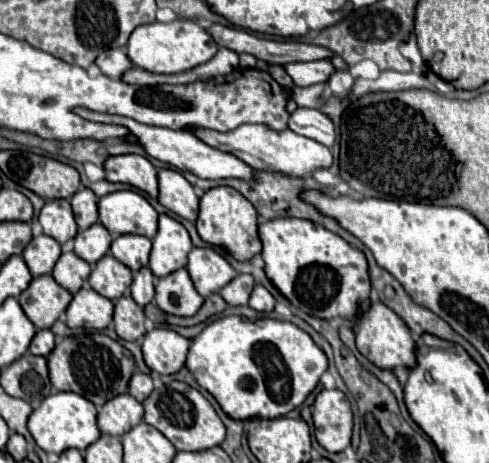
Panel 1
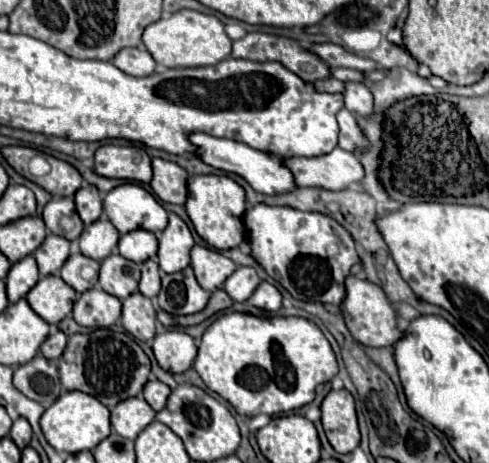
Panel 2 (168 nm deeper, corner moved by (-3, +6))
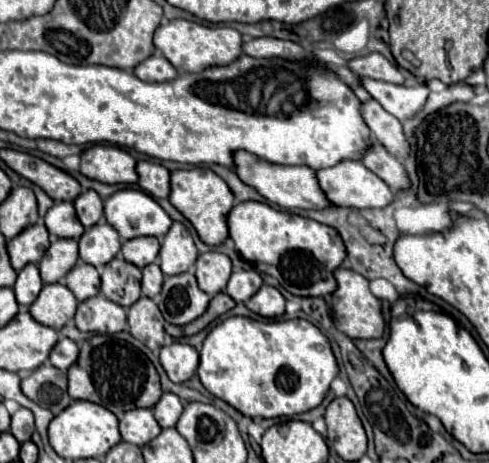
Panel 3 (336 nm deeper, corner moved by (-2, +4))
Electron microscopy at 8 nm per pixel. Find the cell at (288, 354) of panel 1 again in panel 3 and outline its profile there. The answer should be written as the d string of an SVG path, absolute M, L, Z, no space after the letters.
M233 316L219 322L205 338L201 348L201 364L197 376L201 384L217 398L225 400L229 406L239 410L249 418L279 418L279 416L295 416L307 410L317 408L331 380L337 376L337 360L333 356L331 344L327 336L321 334L317 326L307 320L271 320L259 322L243 316Z

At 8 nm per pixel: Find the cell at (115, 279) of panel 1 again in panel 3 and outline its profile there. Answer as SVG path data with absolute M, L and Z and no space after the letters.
M115 256L101 268L101 292L123 308L133 306L141 298L141 270Z

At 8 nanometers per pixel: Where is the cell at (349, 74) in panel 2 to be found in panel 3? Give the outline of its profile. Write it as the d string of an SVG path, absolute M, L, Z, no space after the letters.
M363 78L363 86L387 112L391 112L399 120L409 120L417 112L421 112L429 96L429 88L425 84L397 86L397 84L387 84L381 80Z

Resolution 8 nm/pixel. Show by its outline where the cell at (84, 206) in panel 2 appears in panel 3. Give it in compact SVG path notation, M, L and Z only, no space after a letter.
M95 190L81 192L73 204L75 204L77 216L85 228L91 228L103 216L103 200L99 198L99 194Z

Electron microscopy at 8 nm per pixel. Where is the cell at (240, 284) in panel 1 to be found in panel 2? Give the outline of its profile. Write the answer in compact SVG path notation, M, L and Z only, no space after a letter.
M238 266L234 270L234 274L224 282L224 290L228 292L228 296L236 302L244 302L250 298L252 290L256 290L256 286L260 284L260 278L256 274L254 268L250 266Z

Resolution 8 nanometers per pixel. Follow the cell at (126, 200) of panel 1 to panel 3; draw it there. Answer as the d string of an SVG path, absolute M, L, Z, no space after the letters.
M119 190L105 200L105 218L123 240L137 236L163 236L173 220L143 190Z

